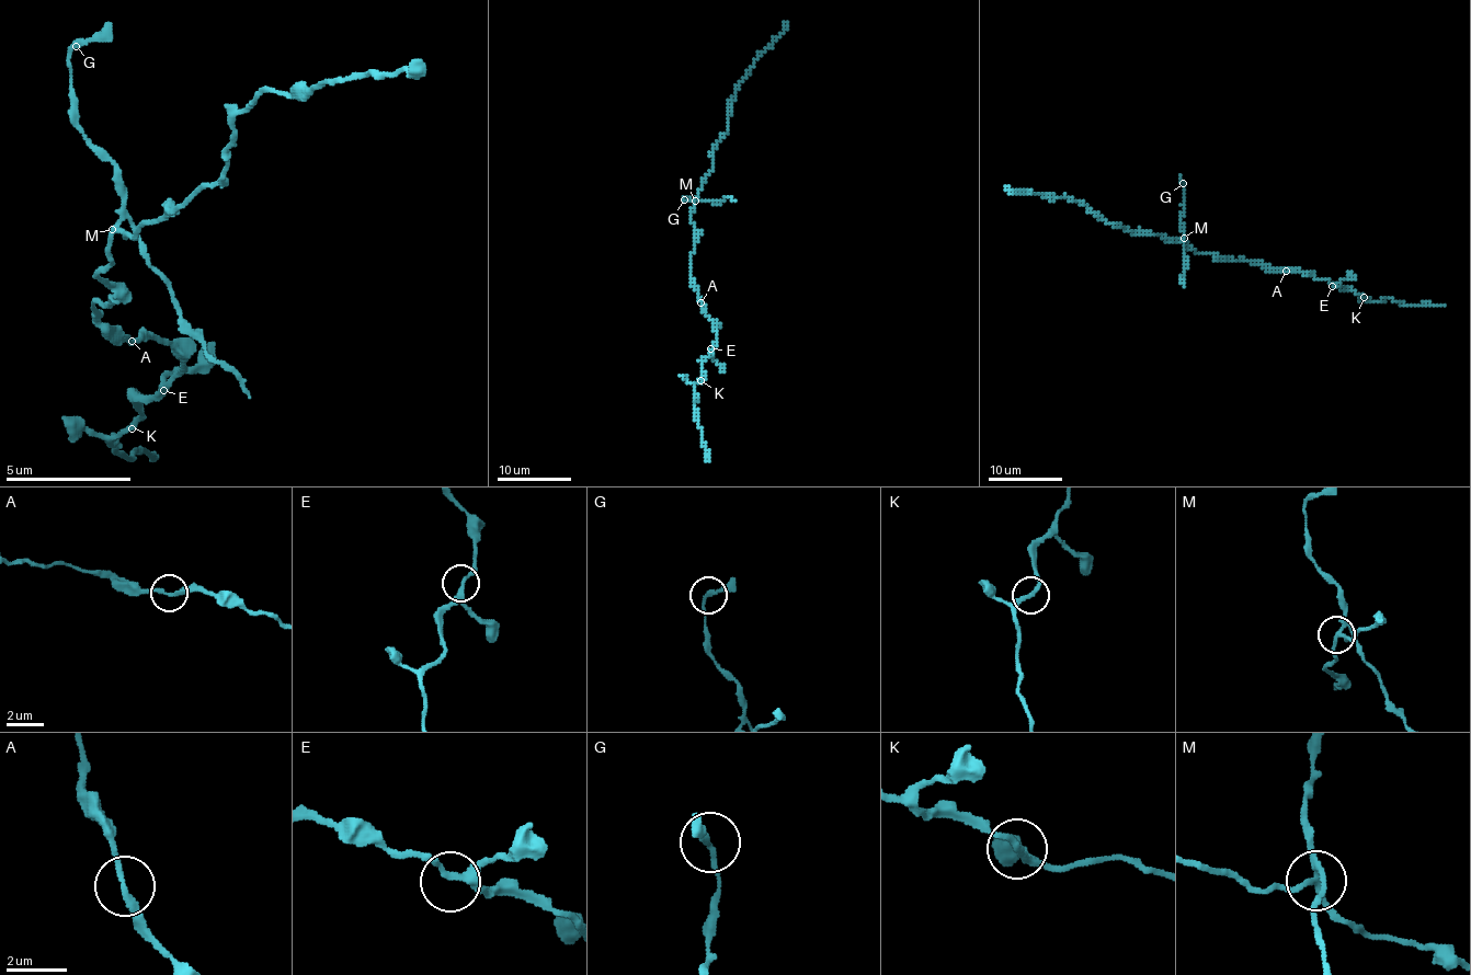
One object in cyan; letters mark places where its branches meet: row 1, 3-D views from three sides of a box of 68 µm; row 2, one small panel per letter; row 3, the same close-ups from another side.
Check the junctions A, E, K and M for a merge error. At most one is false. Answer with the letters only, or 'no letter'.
M

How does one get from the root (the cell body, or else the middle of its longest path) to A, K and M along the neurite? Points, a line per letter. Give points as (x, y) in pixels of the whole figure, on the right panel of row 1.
A: (1215, 256), (1259, 262), (1267, 267), (1286, 271)
K: (1215, 256), (1259, 262), (1275, 270), (1302, 271), (1326, 278), (1340, 288), (1353, 288), (1364, 297)
M: (1215, 256), (1196, 252), (1183, 238)

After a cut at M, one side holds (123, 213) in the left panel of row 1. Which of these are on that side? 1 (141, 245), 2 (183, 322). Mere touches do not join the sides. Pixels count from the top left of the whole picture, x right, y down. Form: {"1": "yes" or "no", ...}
{"1": "yes", "2": "yes"}

